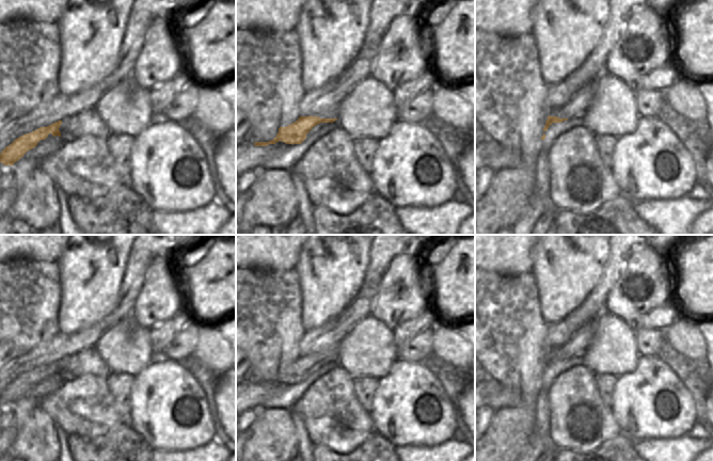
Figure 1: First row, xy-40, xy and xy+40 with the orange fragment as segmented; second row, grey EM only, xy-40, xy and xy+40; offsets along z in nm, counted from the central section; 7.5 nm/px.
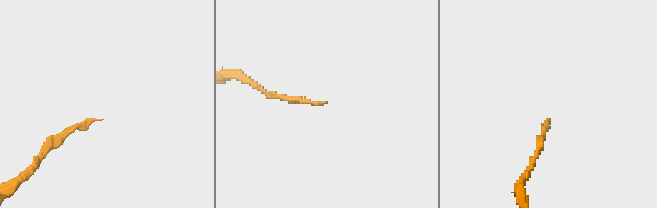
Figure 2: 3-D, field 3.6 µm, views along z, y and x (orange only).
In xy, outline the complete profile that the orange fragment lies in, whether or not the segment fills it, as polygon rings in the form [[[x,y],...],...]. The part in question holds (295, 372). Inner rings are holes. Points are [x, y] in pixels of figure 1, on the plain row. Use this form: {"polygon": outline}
{"polygon": [[[336,348],[324,349],[318,353],[311,355],[300,355],[295,362],[280,366],[276,376],[269,381],[255,381],[255,385],[267,385],[269,383],[275,383],[282,380],[286,383],[301,383],[305,378],[306,373],[320,362],[333,362],[337,360]]]}

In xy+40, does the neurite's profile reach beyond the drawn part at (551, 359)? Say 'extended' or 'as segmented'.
extended

